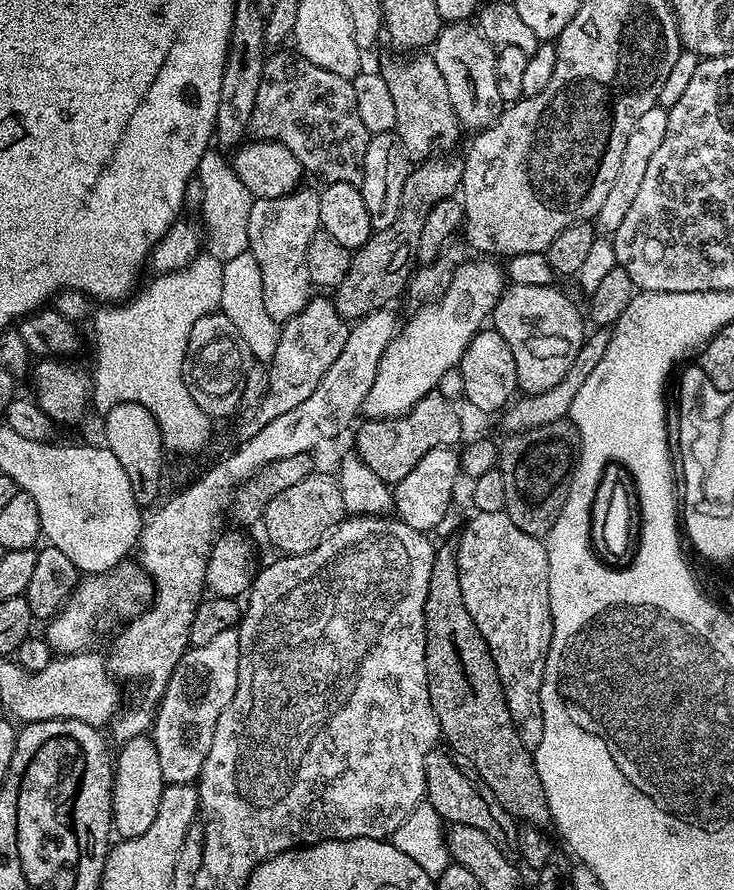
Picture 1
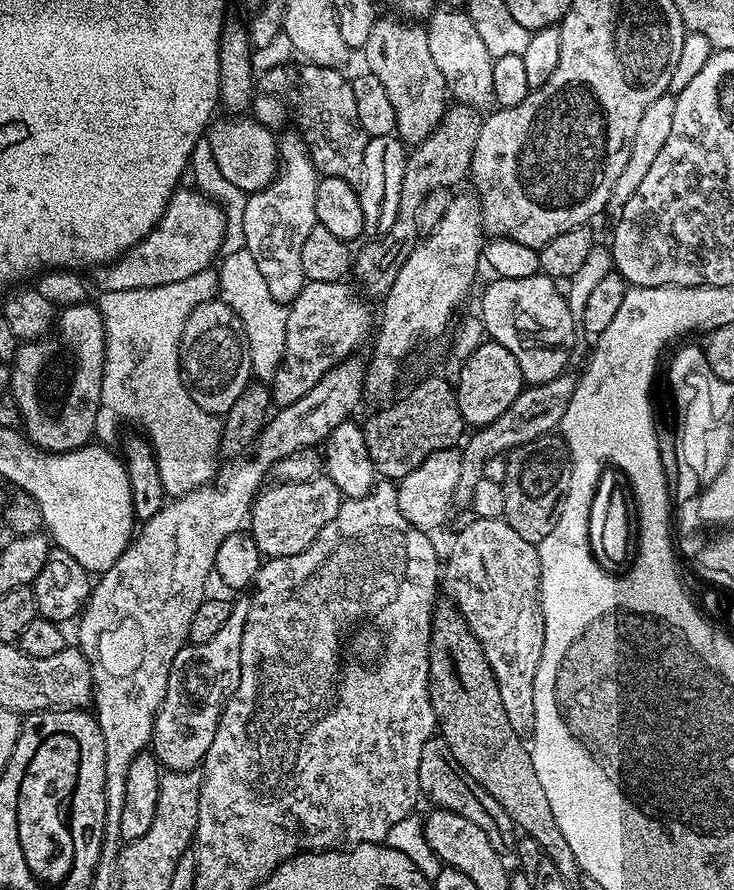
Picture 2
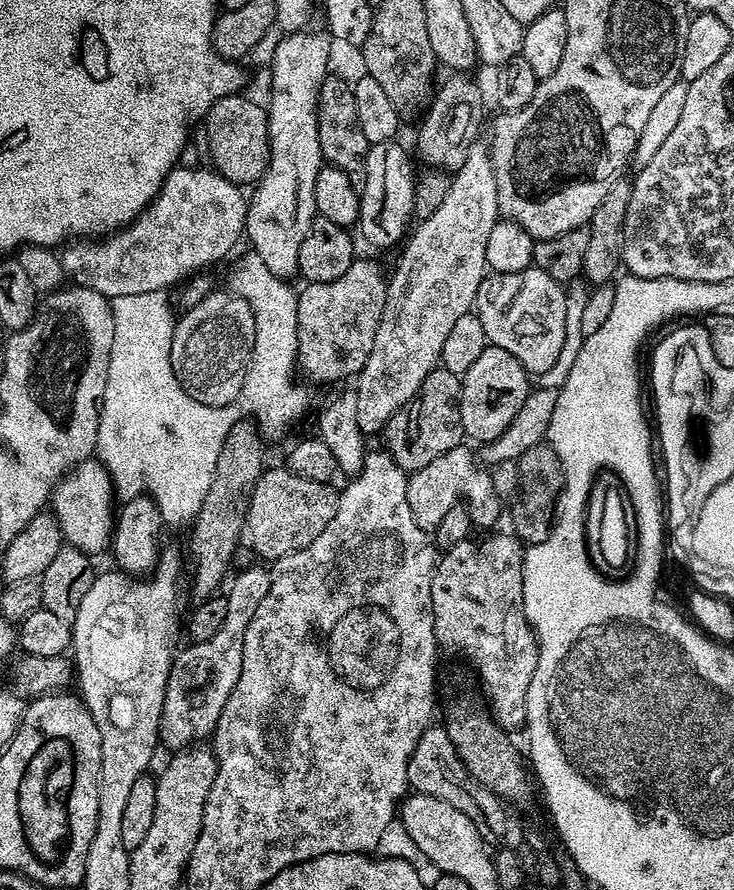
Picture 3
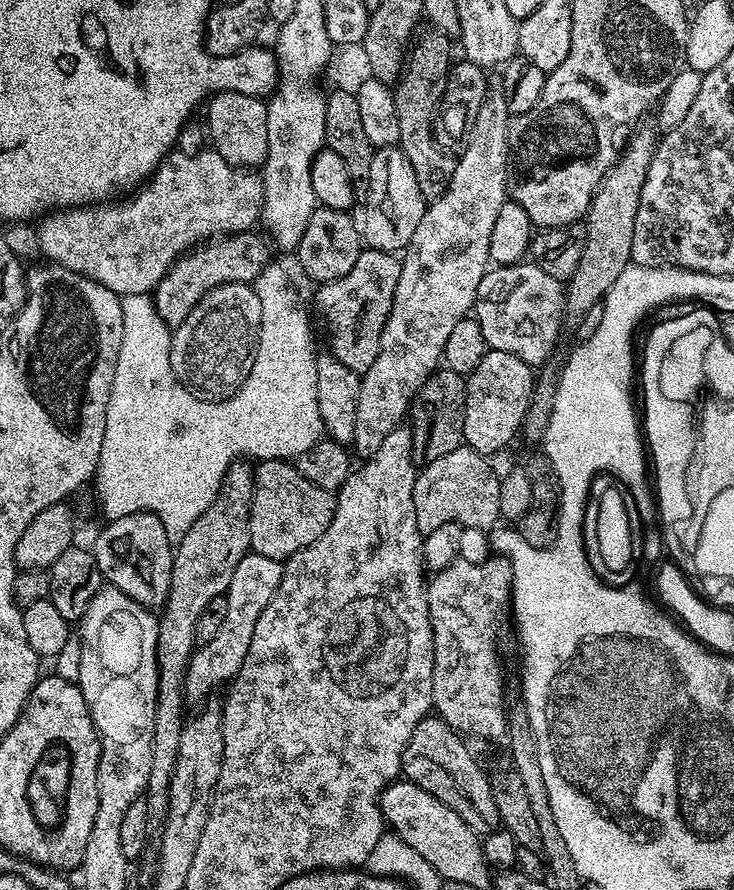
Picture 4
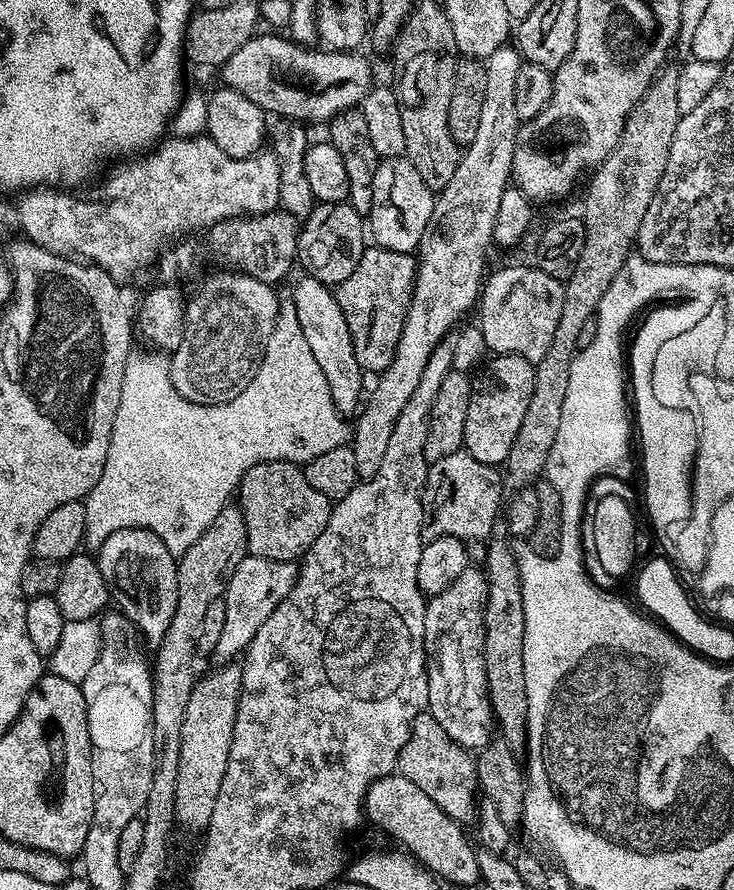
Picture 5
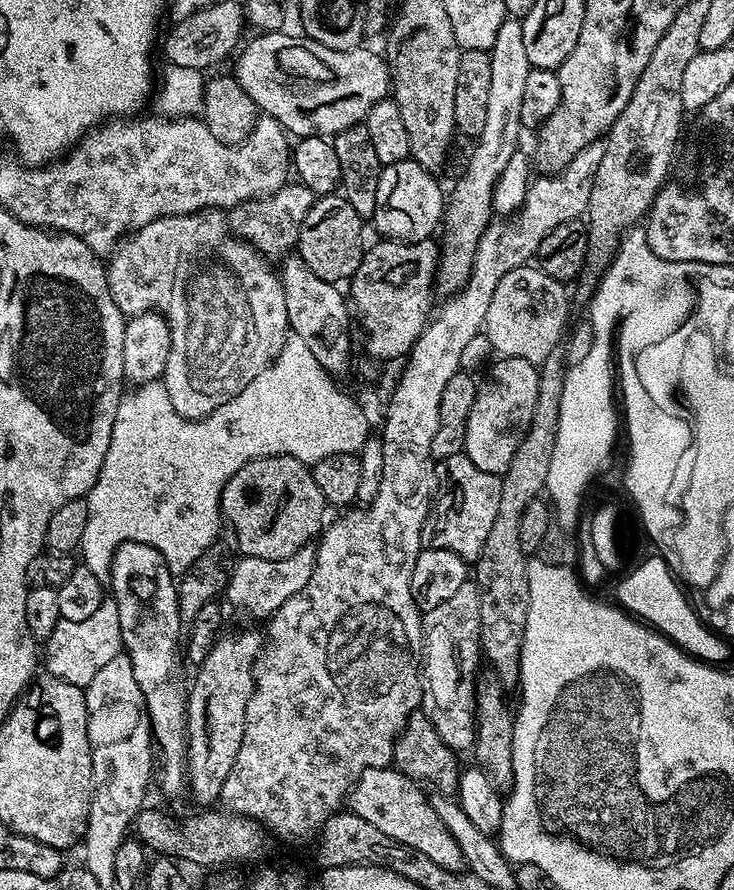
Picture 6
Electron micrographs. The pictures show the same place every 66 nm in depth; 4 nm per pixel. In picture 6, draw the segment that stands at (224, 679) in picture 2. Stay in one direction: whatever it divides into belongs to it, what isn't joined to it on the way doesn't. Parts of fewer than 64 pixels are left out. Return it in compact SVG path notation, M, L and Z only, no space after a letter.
M309 546L290 554L290 558L281 560L267 560L266 558L254 558L246 556L237 559L236 569L230 572L226 580L226 595L228 600L236 608L248 608L252 616L271 617L276 612L286 598L290 598L306 582L310 582L310 574L314 570L316 561L315 547Z

